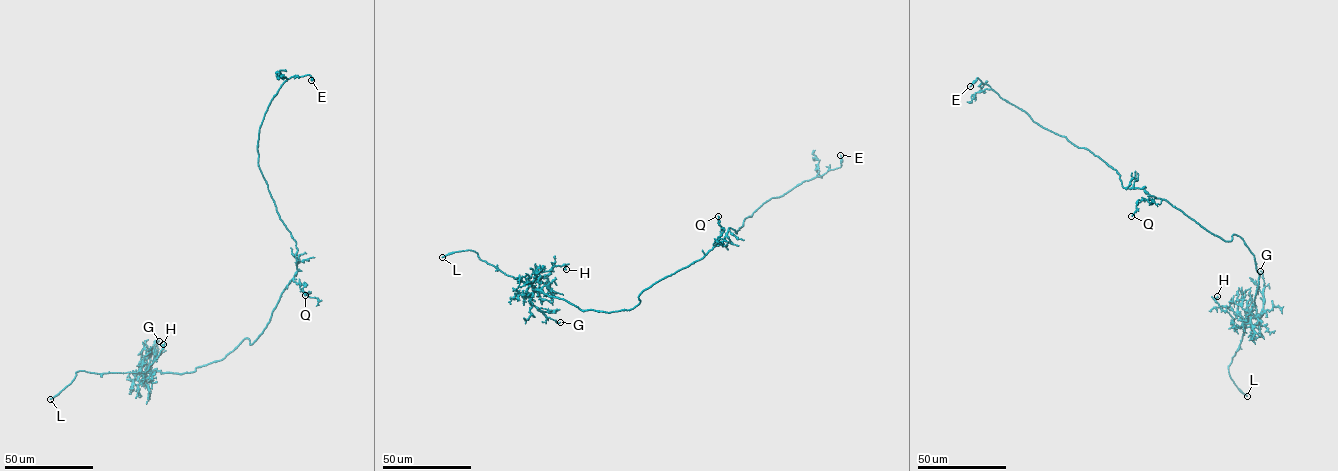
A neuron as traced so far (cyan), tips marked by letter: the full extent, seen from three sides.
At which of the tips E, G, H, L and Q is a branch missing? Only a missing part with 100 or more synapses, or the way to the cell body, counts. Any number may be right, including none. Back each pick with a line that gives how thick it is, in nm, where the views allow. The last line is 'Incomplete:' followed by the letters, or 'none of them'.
L: 240 nm thick
Incomplete: L

